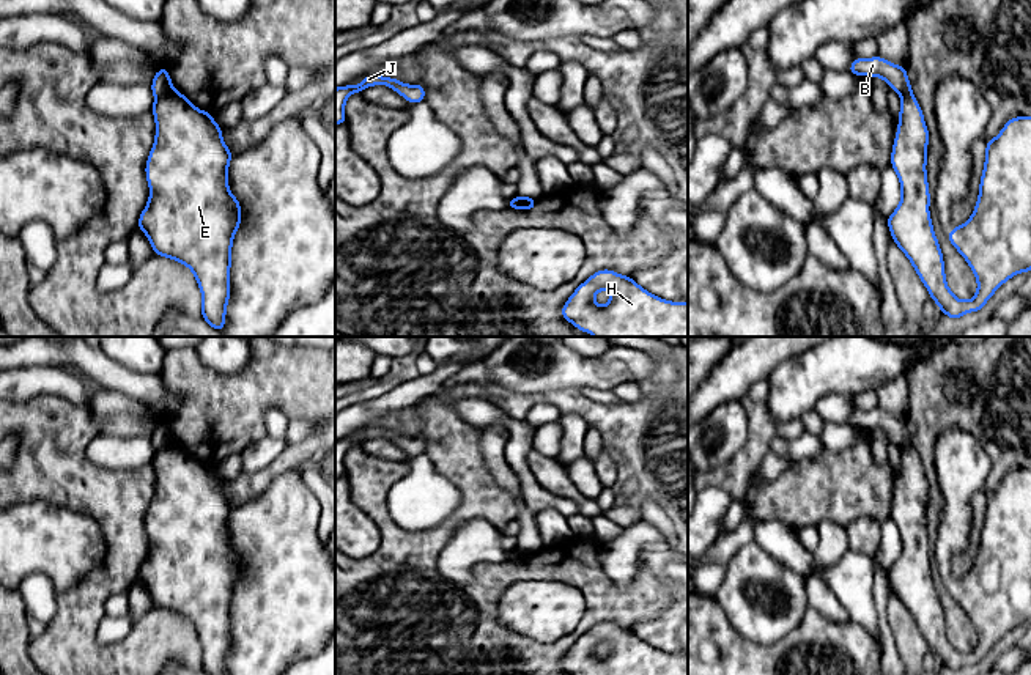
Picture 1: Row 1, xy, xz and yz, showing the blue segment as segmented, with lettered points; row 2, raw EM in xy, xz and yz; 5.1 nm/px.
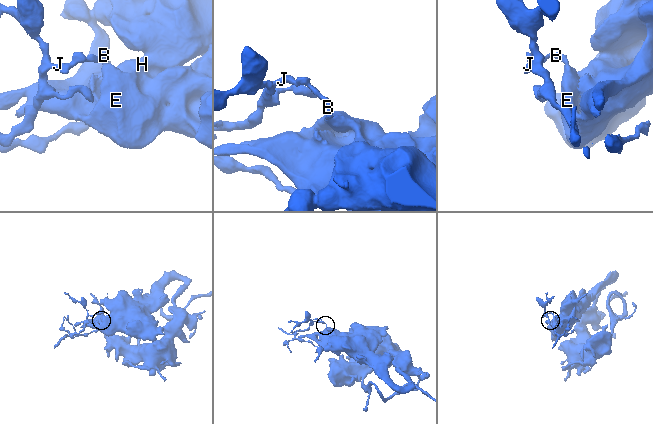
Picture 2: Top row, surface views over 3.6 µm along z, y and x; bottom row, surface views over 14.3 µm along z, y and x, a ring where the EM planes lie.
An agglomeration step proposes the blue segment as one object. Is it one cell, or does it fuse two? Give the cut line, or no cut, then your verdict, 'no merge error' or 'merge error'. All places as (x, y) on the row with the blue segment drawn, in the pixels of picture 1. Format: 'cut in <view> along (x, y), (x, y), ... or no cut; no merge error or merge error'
cut in xy along (170, 88), (156, 98); merge error

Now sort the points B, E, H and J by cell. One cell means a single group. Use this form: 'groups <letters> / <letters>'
groups B J / E H

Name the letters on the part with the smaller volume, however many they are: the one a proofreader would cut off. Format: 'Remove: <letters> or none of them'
Remove: B, J

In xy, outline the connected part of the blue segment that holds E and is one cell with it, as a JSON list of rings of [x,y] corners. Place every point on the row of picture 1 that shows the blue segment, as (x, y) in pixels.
[[[178,90],[154,99],[154,145],[145,173],[150,198],[137,227],[151,242],[153,255],[187,266],[201,291],[201,318],[217,332],[227,324],[225,312],[231,293],[230,267],[235,231],[241,228],[241,203],[228,189],[231,156],[222,129],[211,112],[197,109]]]

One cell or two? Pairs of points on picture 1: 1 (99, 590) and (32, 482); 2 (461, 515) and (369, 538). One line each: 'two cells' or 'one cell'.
1: one cell
2: two cells

